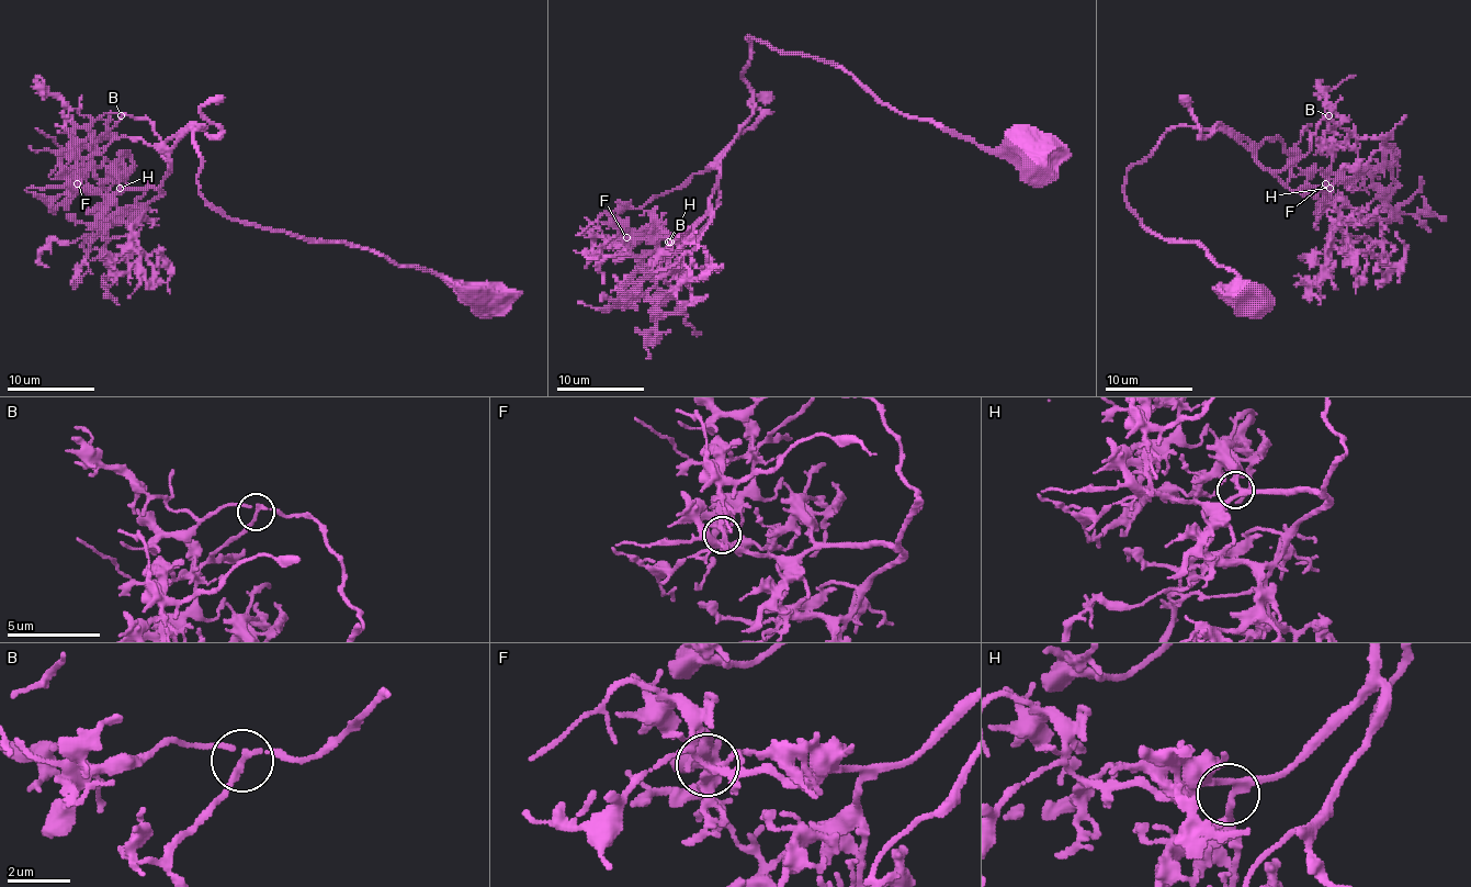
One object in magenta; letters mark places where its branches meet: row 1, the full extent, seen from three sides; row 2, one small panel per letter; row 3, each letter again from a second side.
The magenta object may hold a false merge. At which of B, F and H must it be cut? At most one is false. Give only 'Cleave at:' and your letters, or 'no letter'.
Cleave at: no letter

